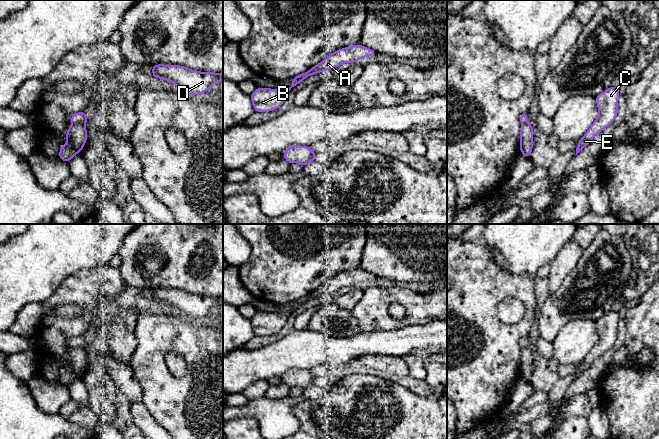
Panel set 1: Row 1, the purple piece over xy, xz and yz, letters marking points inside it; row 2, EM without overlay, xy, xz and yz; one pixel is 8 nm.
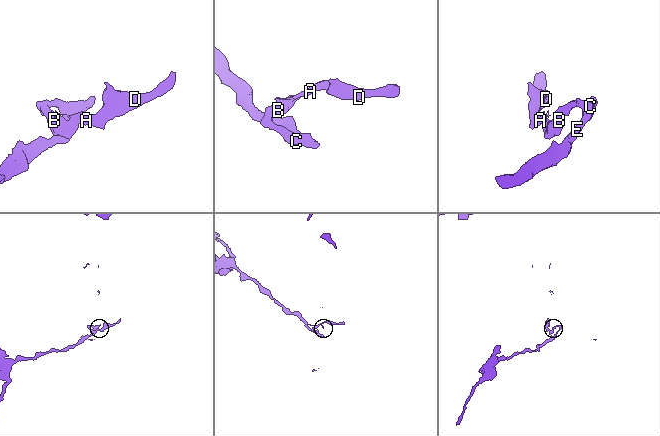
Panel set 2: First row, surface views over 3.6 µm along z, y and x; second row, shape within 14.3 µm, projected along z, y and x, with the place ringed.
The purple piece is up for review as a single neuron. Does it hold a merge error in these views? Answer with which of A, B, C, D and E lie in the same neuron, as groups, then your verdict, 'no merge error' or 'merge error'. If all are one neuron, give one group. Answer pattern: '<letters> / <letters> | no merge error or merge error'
A D / B C E | merge error

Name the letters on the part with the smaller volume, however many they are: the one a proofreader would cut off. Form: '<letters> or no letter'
A, D

